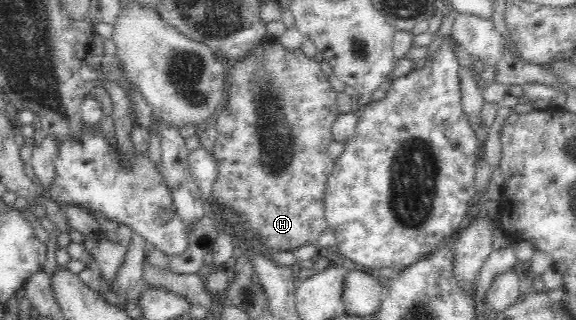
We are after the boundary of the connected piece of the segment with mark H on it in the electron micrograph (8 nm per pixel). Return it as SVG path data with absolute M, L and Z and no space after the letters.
M268 35L259 40L244 56L237 58L237 61L233 63L233 67L229 69L229 73L226 74L226 83L225 99L211 121L217 130L217 140L215 141L215 147L213 147L213 154L219 163L217 177L212 187L212 199L221 204L231 205L237 211L244 212L250 220L249 226L252 227L257 239L259 239L259 243L268 250L299 253L305 244L315 244L323 231L329 230L325 216L324 198L328 187L328 178L335 168L336 161L329 158L327 148L333 141L331 132L333 120L340 113L337 105L338 93L333 89L333 85L329 83L329 79L327 79L325 72L321 70L319 62L315 61L315 58L307 57L301 51L301 48L291 51L281 43L279 37L273 39Z

